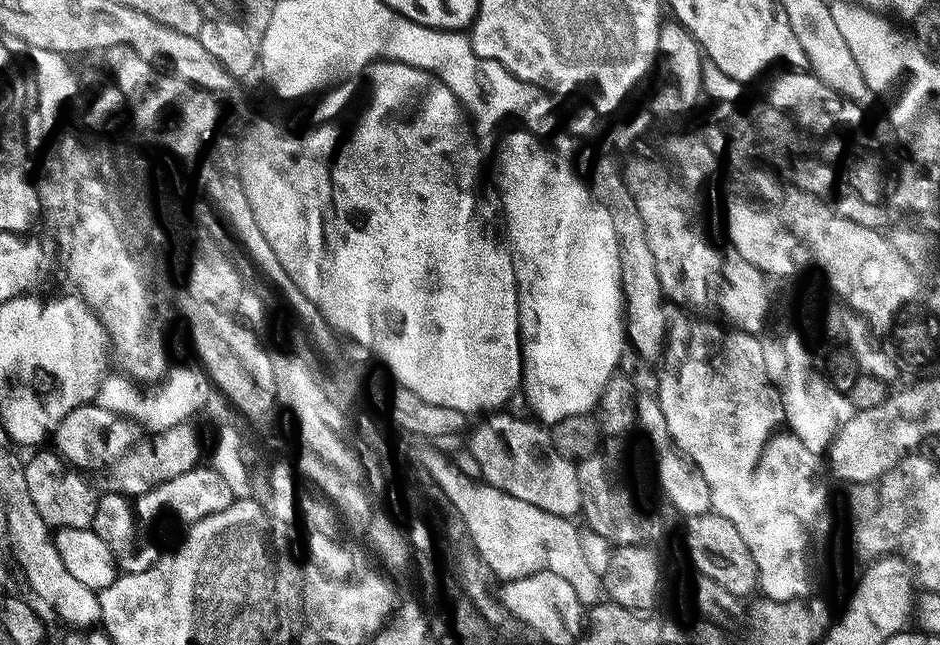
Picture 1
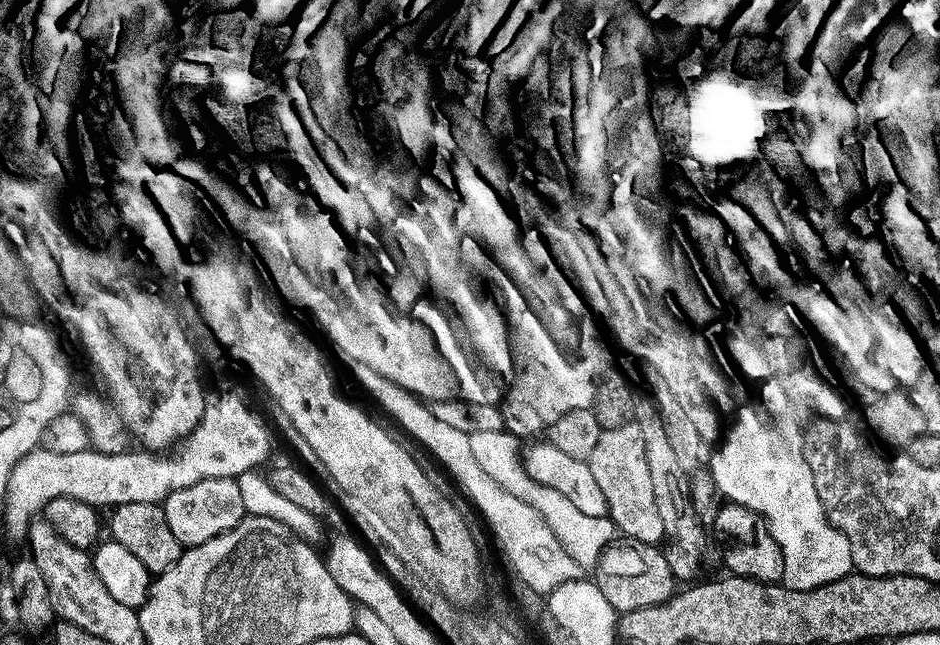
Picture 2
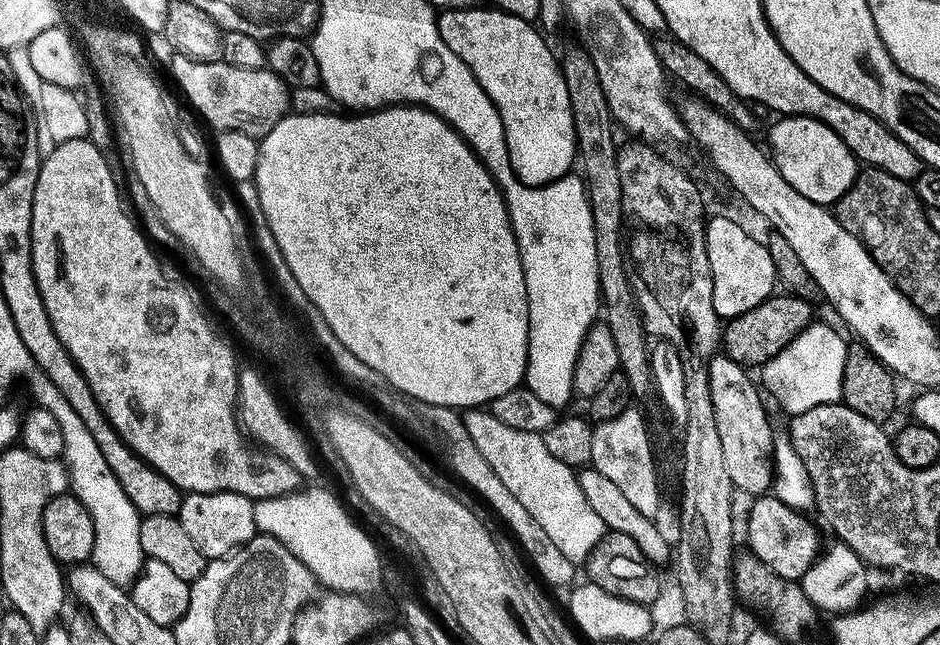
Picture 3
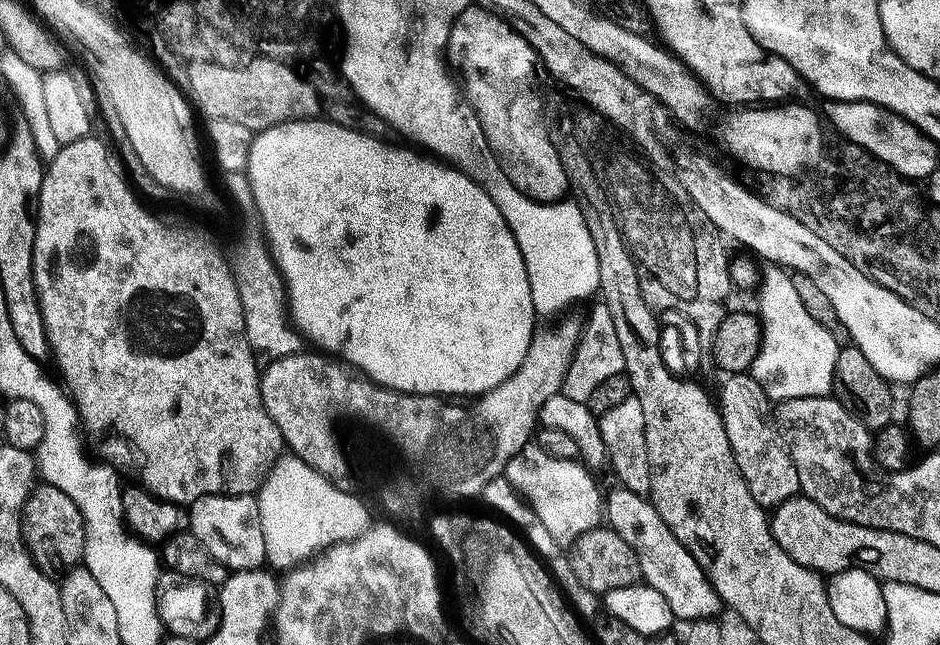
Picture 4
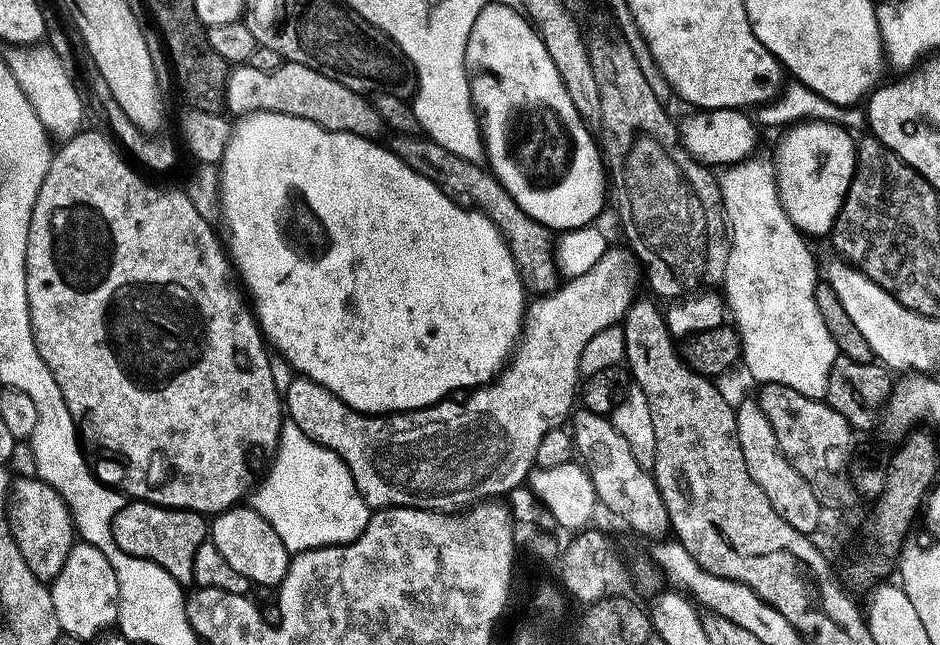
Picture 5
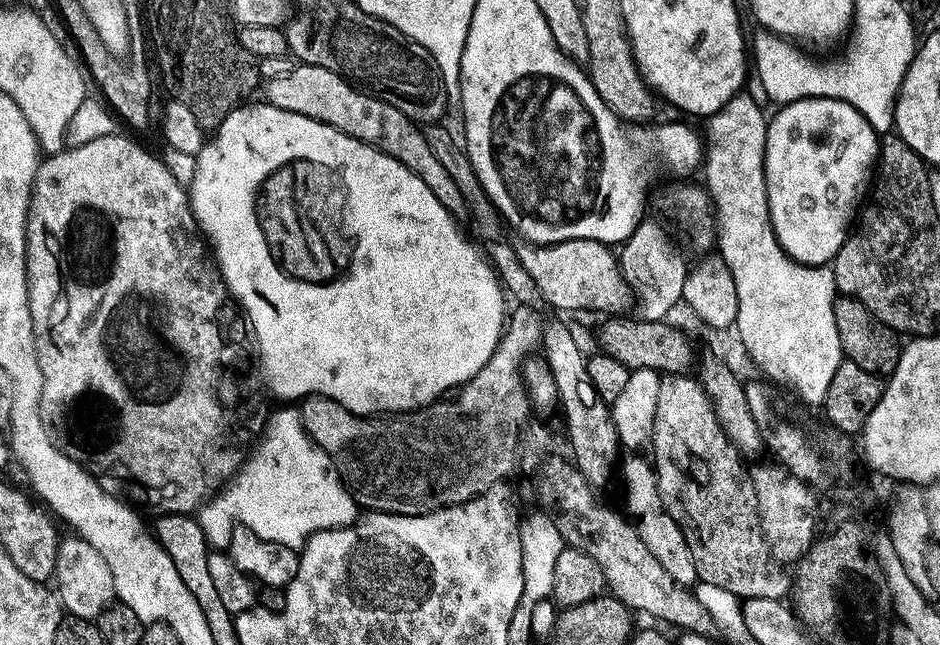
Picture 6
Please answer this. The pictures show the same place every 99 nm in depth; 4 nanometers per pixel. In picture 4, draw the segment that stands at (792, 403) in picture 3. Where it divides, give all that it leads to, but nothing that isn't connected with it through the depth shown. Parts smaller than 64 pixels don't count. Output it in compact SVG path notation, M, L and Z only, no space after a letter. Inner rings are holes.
M783 267L769 268L772 269L763 273L762 287L758 292L758 315L764 325L764 347L750 374L773 402L832 396L841 346L834 340L829 328L822 327L807 314L802 299L794 290L792 276Z

